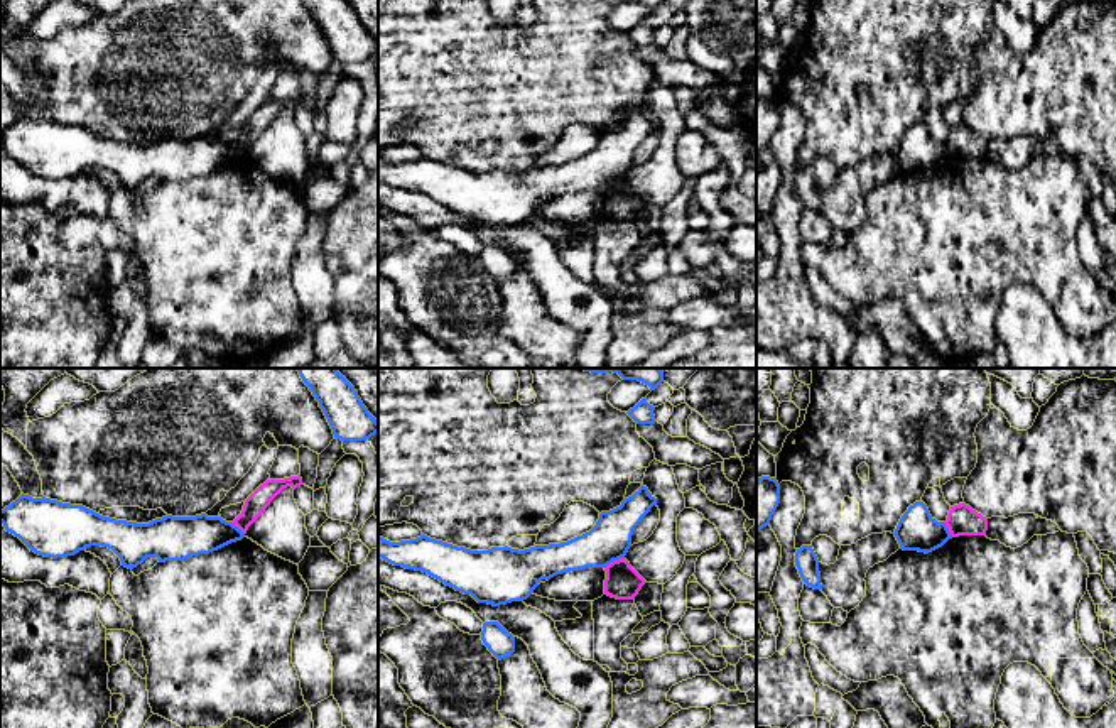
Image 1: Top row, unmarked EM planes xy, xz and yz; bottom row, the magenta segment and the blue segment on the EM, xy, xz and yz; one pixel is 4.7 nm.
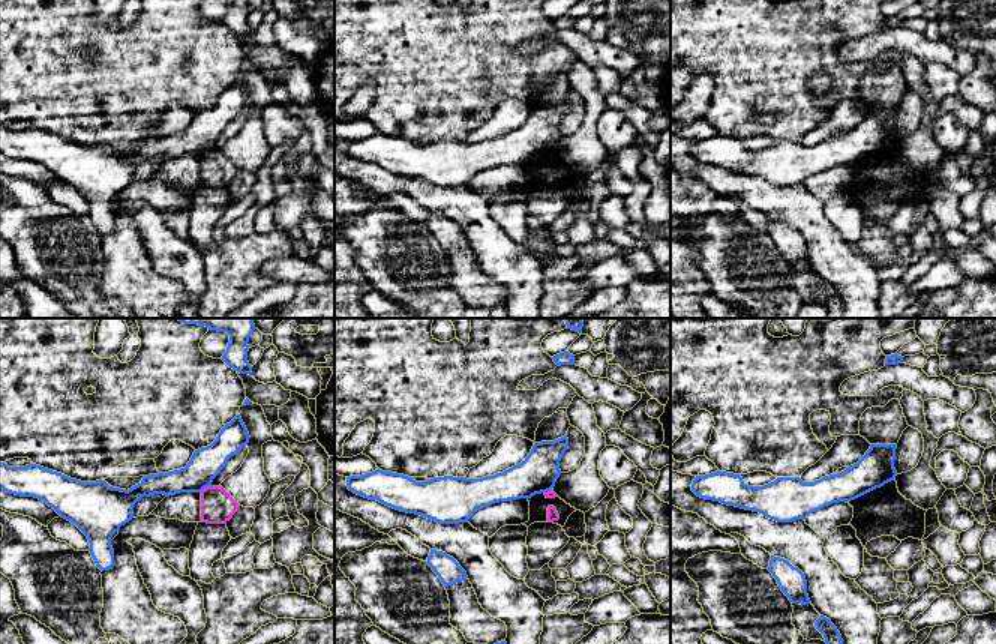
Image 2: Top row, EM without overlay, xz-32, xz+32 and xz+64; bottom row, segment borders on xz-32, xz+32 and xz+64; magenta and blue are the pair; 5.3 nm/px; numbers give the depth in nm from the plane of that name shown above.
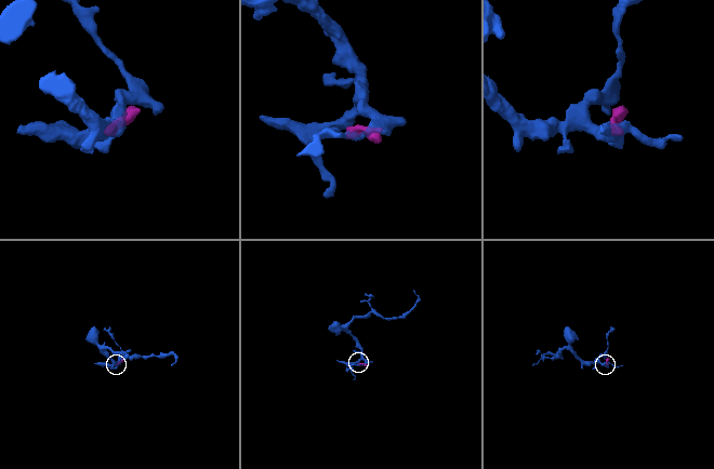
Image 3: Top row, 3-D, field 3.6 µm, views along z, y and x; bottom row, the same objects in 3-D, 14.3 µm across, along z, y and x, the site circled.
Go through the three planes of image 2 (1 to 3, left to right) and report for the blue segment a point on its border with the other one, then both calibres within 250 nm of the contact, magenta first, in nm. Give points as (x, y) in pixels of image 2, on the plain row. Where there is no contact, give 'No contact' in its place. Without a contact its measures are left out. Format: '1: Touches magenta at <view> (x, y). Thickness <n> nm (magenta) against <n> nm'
1: Touches magenta at xz-32 (204, 152). Thickness 180 nm (magenta) against 170 nm
2: Touches magenta at xz+32 (548, 155). Thickness 50 nm (magenta) against 200 nm
3: No contact

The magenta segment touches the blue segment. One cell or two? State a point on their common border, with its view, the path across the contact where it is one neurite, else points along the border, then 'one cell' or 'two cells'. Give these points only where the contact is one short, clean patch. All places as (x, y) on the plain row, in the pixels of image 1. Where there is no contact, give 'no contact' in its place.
xz (613, 183) | along xz (623, 178), (605, 190) | two cells

